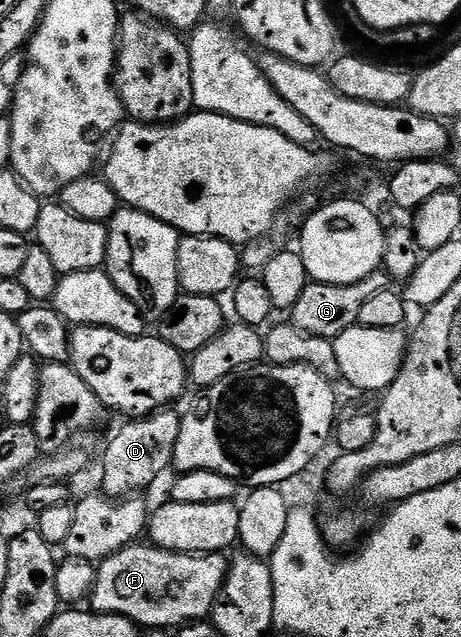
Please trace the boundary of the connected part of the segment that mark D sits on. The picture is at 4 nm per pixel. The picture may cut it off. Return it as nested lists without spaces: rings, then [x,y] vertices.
[[[168,407],[165,409],[158,409],[155,413],[150,413],[148,417],[136,417],[134,419],[124,420],[122,423],[123,426],[120,427],[119,430],[116,431],[115,434],[111,437],[111,442],[107,445],[107,450],[103,453],[103,489],[102,492],[106,494],[106,496],[112,499],[122,499],[128,495],[134,494],[136,491],[143,491],[139,489],[147,489],[151,484],[154,483],[155,480],[158,479],[159,476],[162,475],[163,469],[171,469],[173,462],[175,460],[175,447],[177,445],[177,435],[181,429],[181,423],[179,422],[180,414],[178,412],[174,413],[174,408]]]

